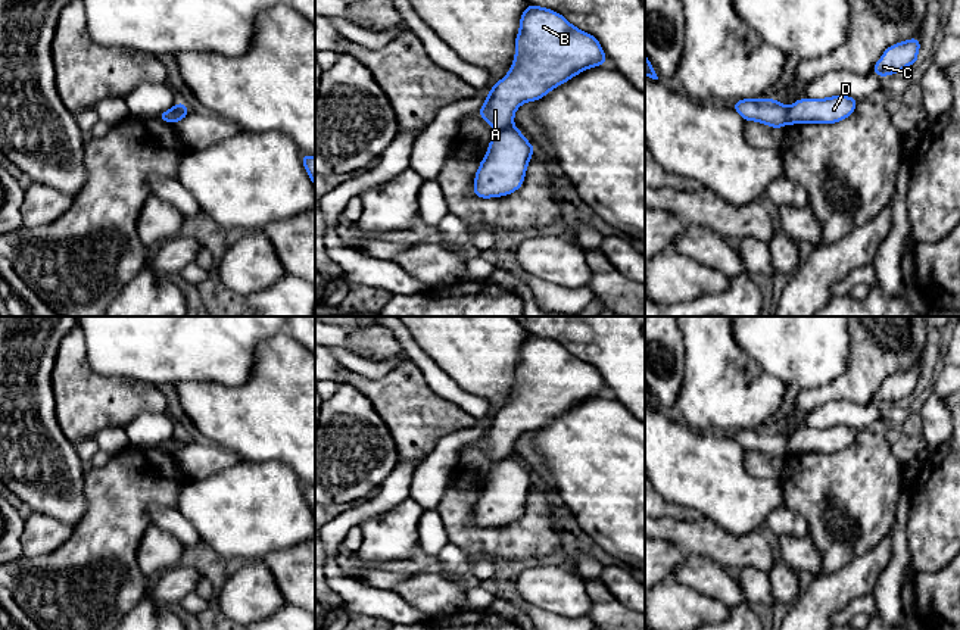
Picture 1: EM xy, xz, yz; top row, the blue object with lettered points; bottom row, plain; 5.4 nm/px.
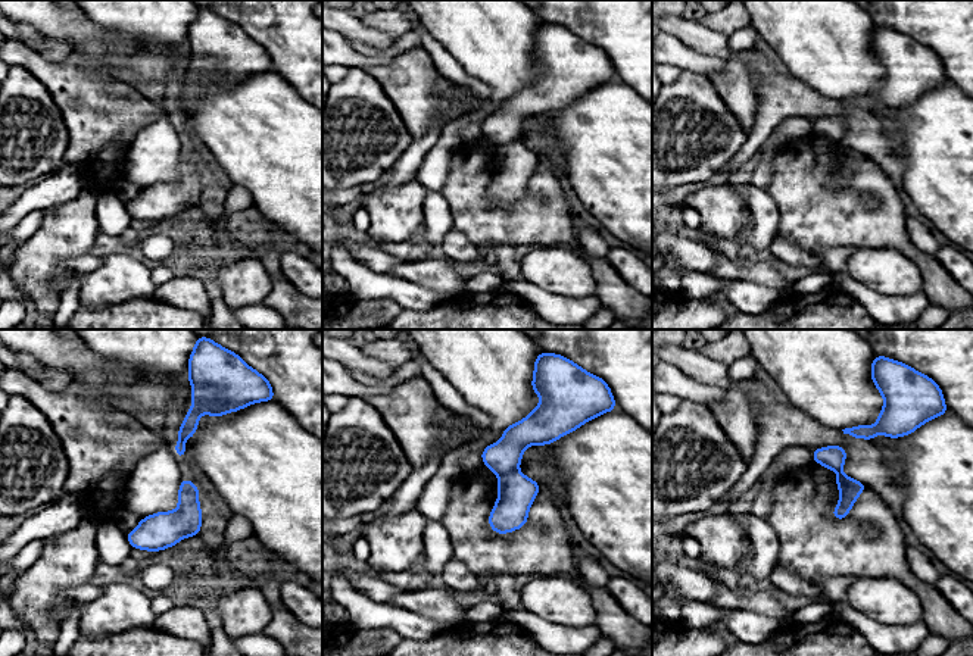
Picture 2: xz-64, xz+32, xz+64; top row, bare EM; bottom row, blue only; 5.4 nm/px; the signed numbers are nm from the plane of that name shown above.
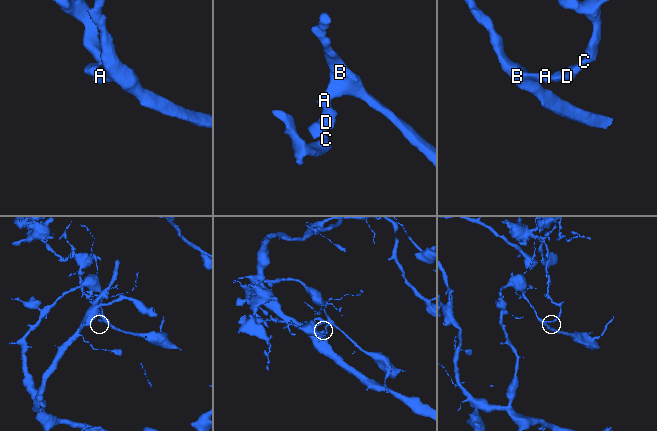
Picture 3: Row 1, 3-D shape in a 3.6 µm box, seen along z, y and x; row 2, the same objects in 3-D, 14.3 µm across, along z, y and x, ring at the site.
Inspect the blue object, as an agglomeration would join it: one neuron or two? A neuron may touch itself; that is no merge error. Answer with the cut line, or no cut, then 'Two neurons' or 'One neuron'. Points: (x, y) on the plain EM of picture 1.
Split along xz (513, 455), (496, 461). Two neurons

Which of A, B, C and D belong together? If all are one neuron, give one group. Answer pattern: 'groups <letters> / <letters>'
groups A B / C D

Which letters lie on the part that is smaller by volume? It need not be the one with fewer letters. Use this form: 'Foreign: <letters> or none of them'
Foreign: C, D

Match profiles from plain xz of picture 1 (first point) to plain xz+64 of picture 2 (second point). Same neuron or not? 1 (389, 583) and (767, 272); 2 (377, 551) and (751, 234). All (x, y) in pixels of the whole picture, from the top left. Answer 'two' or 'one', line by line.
1: two
2: two

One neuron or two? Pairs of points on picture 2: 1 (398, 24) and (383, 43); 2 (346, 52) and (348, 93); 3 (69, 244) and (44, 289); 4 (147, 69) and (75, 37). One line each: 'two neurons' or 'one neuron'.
1: two neurons
2: two neurons
3: one neuron
4: one neuron

